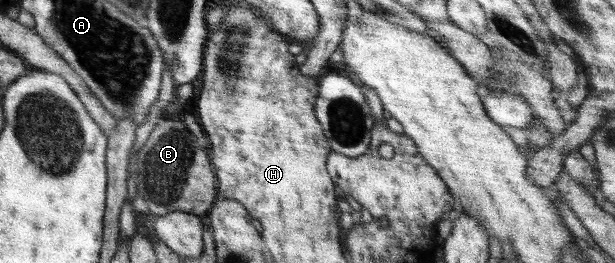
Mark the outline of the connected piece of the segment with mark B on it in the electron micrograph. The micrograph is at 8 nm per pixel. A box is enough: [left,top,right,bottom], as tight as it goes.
[134,116,219,217]

